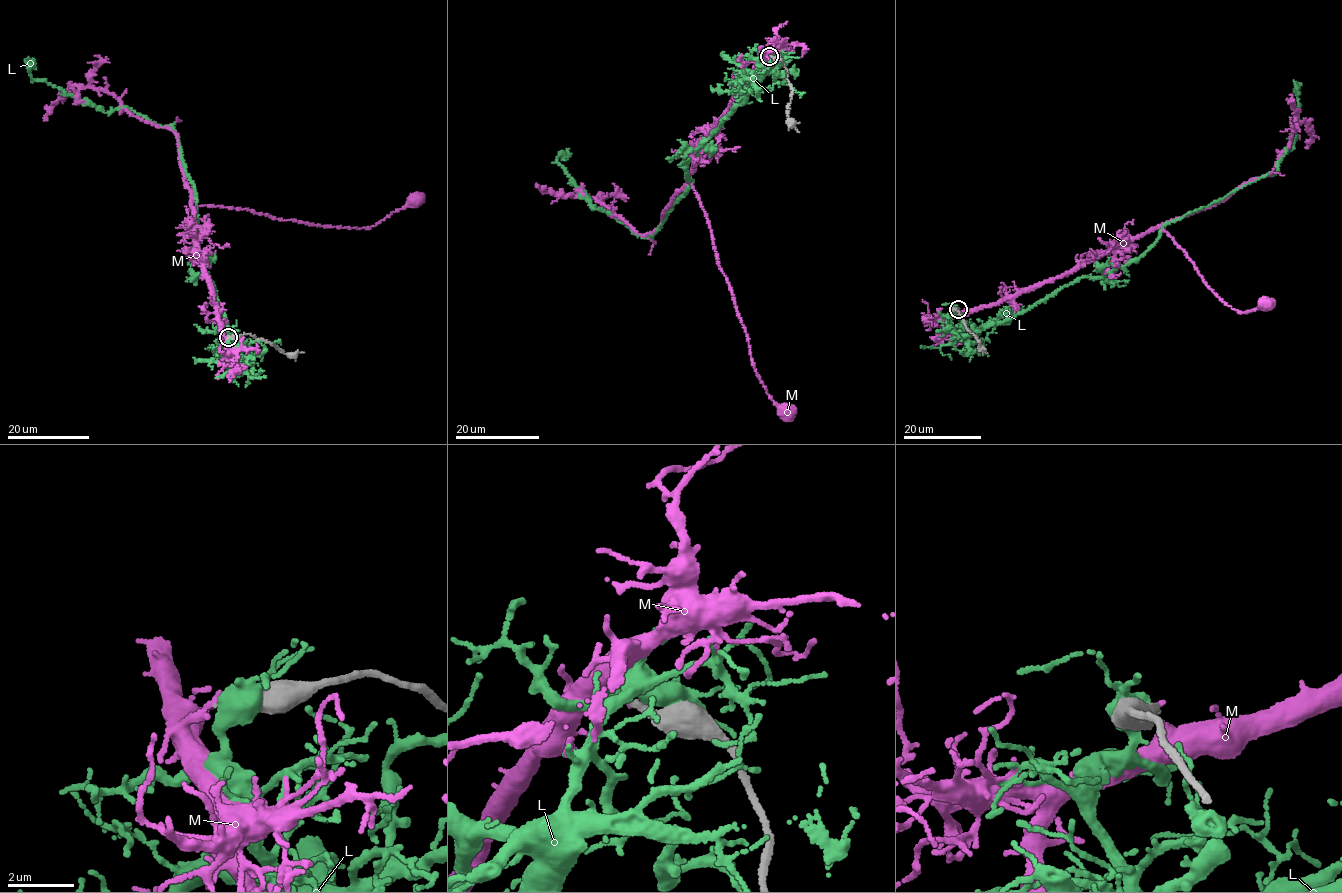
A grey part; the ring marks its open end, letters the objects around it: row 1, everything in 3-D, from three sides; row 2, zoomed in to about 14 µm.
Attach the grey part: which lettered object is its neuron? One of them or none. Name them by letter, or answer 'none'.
none

